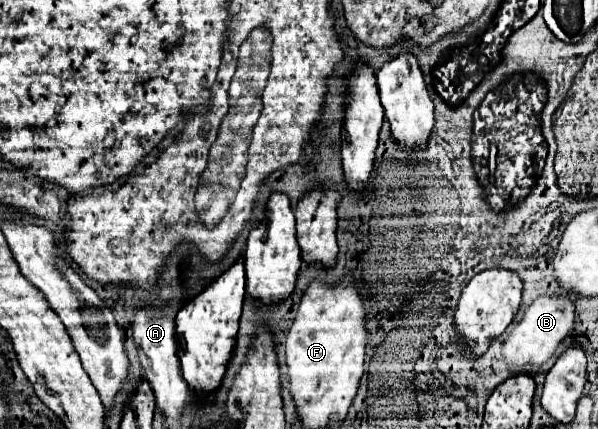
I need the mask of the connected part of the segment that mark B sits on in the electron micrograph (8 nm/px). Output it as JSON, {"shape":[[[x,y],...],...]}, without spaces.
{"shape":[[[542,294],[538,296],[526,310],[524,318],[518,322],[518,326],[510,332],[510,336],[504,342],[504,358],[508,362],[510,368],[516,366],[538,366],[544,364],[554,350],[558,348],[558,344],[568,336],[568,332],[572,330],[572,322],[574,322],[574,300],[572,296],[550,296],[550,294]]]}

